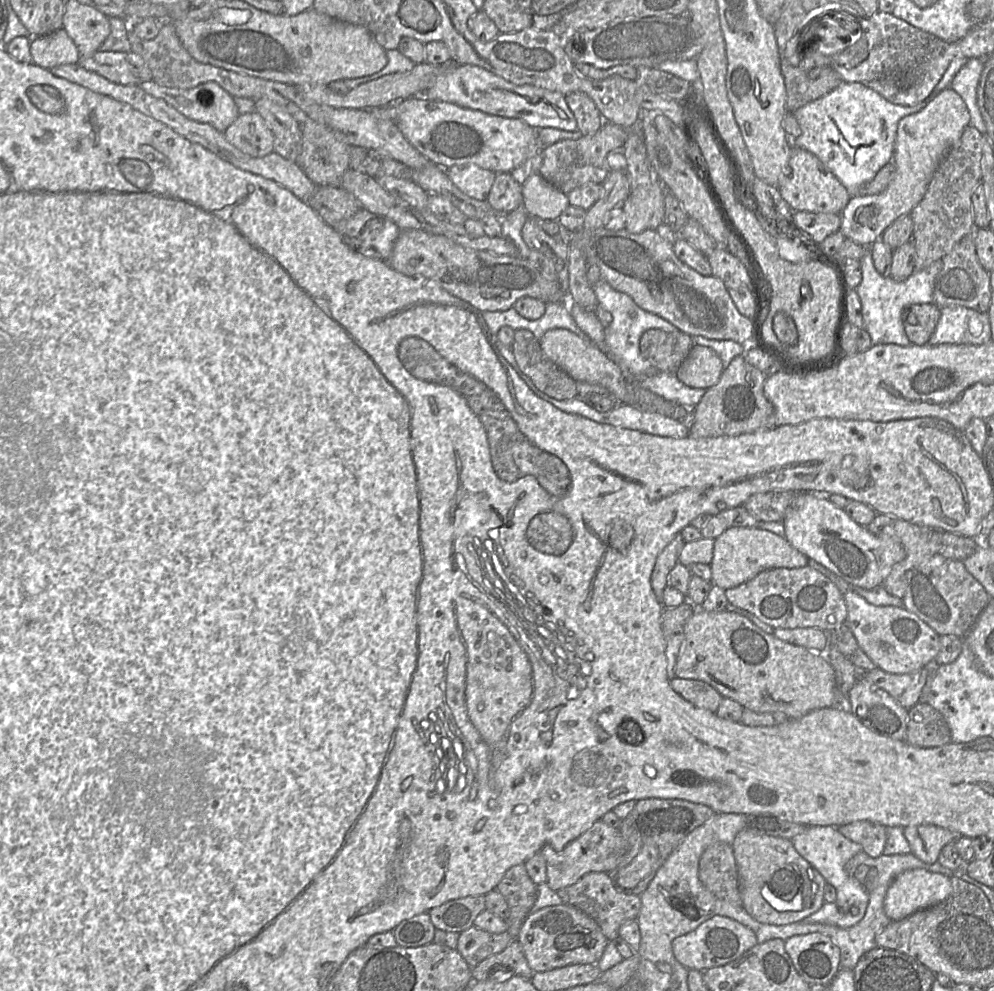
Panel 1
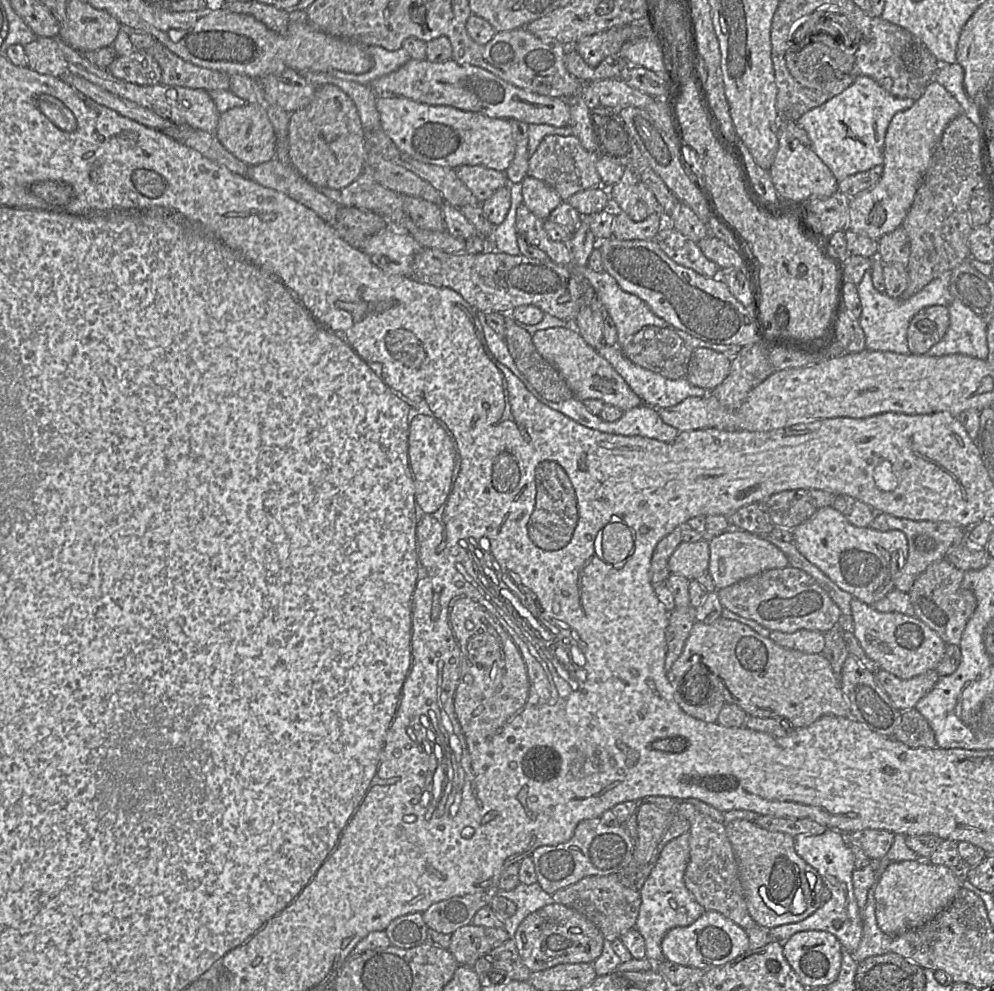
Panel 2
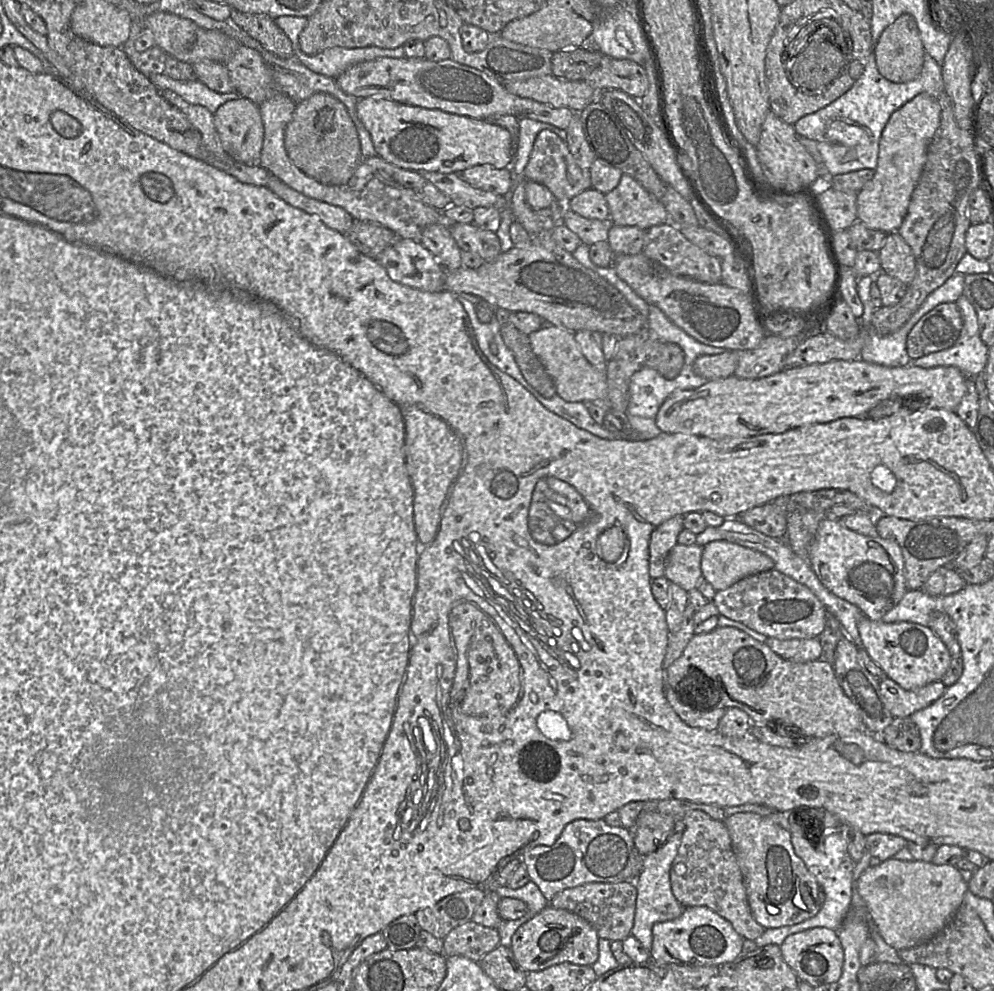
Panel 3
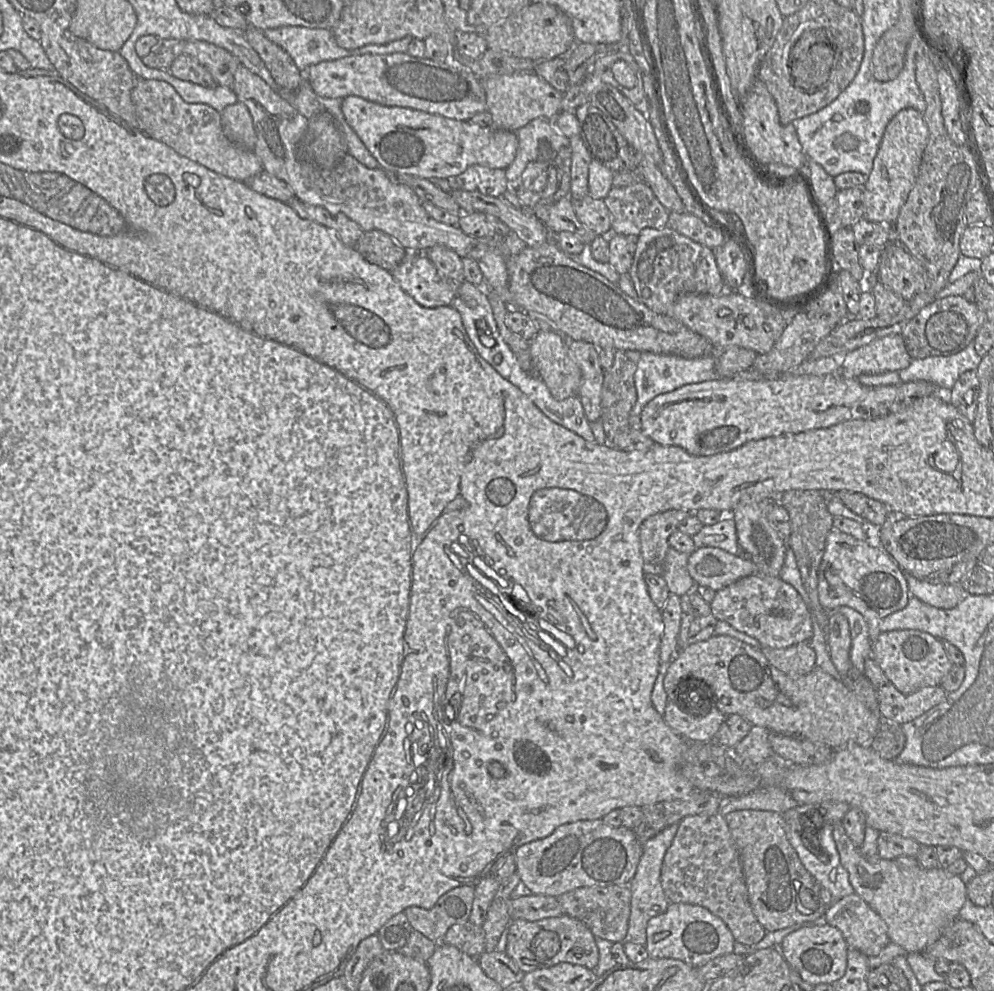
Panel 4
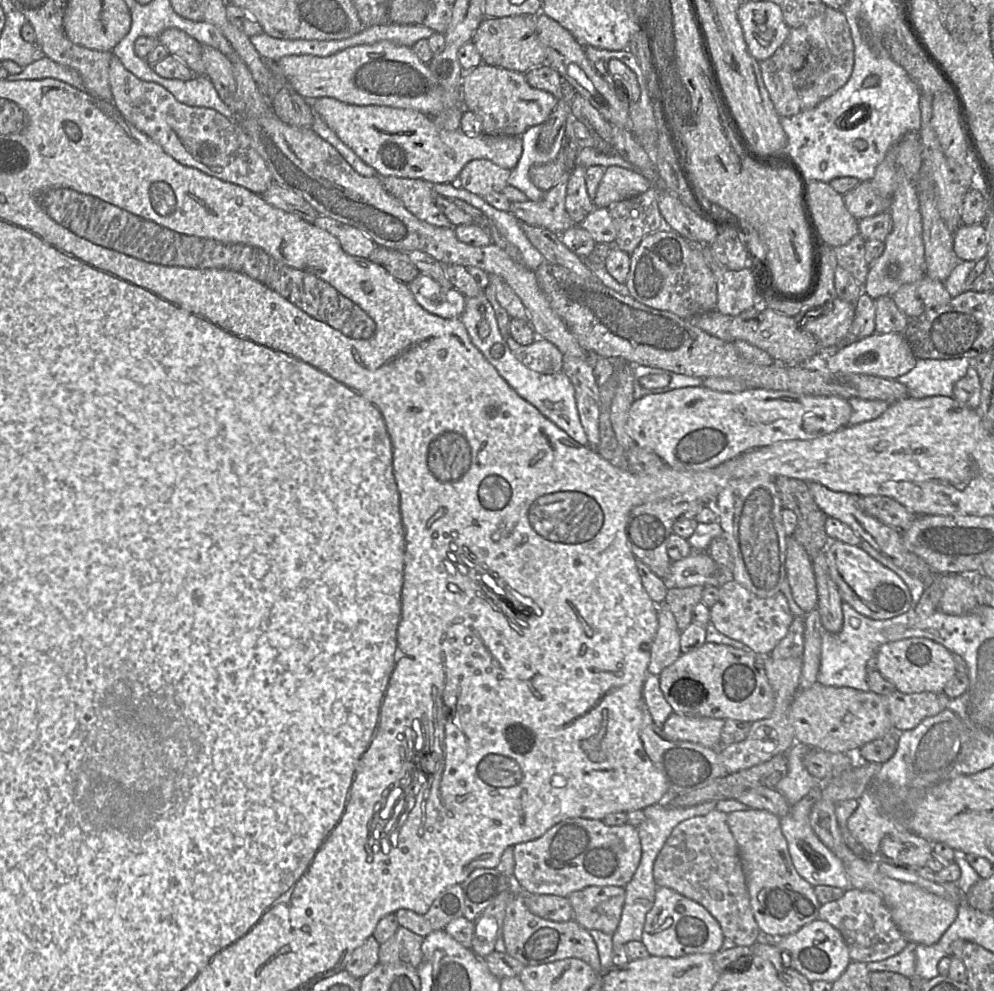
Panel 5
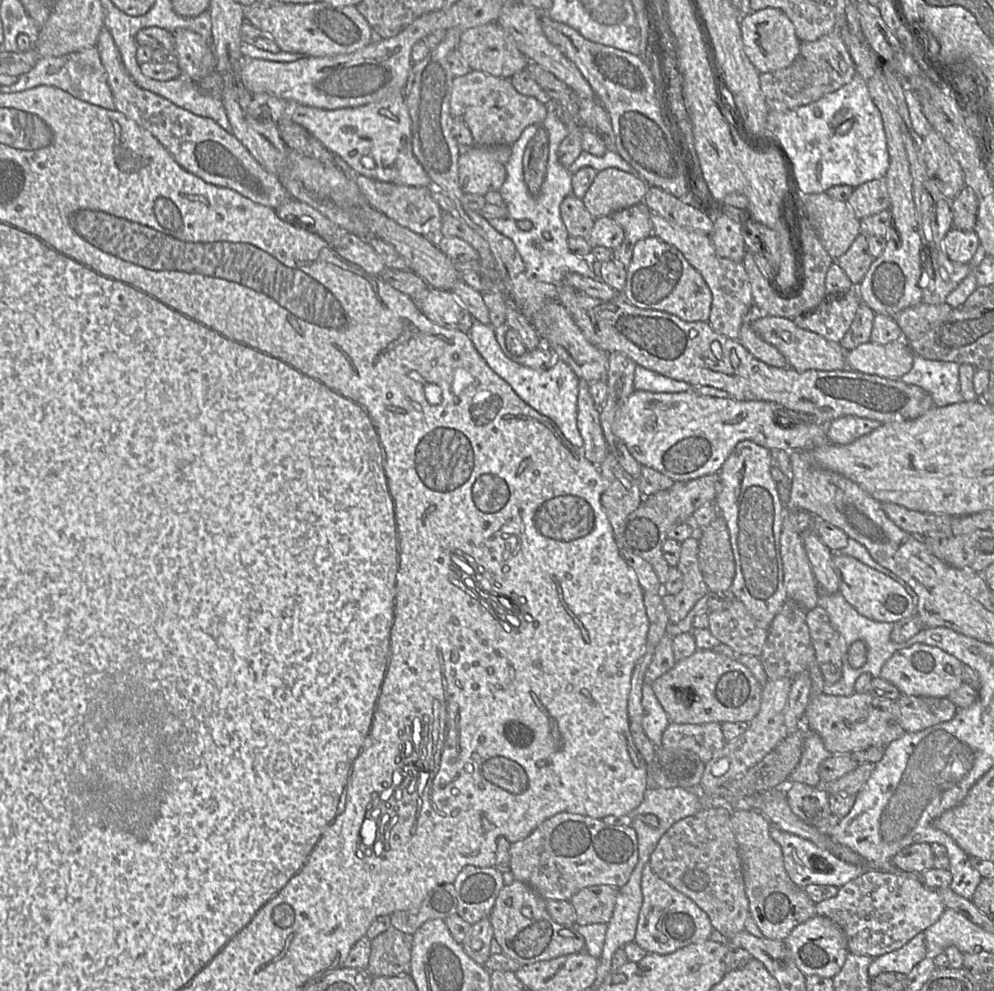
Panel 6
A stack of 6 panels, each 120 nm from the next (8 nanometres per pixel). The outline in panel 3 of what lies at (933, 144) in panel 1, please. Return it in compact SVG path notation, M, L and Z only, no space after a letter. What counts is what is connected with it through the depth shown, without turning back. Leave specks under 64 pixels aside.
M921 93L894 111L880 138L873 178L857 192L857 217L865 226L885 233L897 232L927 160L928 147L940 125L941 107L935 97Z

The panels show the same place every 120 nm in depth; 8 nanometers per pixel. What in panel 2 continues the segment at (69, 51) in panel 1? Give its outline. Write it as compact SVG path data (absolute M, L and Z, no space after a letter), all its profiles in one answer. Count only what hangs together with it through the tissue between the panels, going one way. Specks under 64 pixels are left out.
M36 37L23 46L30 69L45 75L61 77L68 71L68 63L55 38Z

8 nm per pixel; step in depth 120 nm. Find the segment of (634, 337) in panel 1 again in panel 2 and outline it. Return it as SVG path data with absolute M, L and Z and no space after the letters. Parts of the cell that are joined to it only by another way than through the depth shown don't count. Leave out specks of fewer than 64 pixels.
M586 266L584 277L594 288L603 309L617 329L617 345L621 346L645 326L668 327L669 324L654 314L636 295L624 291L605 270L595 272Z

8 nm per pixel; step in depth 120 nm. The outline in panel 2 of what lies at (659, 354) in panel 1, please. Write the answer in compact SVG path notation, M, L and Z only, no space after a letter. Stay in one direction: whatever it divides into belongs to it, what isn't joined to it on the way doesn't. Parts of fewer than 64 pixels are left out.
M645 326L621 346L630 361L669 379L686 376L693 350L671 326Z

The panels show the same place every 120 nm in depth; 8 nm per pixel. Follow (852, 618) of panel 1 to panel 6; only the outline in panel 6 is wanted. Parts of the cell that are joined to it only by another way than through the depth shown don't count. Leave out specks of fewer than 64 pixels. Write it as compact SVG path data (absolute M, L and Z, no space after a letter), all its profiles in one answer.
M922 643L895 652L882 666L880 677L896 686L901 695L944 698L962 683L963 663L944 650Z

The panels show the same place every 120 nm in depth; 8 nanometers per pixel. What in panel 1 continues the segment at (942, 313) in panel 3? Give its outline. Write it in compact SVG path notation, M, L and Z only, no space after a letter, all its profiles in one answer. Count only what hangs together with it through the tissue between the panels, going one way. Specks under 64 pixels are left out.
M934 303L906 306L901 314L904 330L914 345L926 345L936 329L941 309Z

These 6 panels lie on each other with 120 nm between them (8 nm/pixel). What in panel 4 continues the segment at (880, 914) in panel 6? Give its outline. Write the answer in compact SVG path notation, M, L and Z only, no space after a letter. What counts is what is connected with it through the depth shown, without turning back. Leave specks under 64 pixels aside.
M856 893L829 905L822 922L837 928L849 948L867 957L878 955L890 943L883 919Z

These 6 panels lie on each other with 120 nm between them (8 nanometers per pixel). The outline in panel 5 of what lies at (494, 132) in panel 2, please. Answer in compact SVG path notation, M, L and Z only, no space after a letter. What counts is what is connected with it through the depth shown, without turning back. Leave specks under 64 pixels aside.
M328 97L311 100L310 105L339 139L374 168L381 178L393 176L421 179L433 184L456 183L464 166L472 160L487 159L512 170L522 153L520 136L484 133L469 136L461 129L447 131L439 128L432 117L412 109L358 106Z

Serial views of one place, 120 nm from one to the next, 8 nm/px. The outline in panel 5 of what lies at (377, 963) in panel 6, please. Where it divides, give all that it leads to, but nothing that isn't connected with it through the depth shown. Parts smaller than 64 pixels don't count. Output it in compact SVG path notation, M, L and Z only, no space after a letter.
M399 926L396 933L381 944L378 963L383 965L411 965L415 969L422 961L422 943L424 938Z

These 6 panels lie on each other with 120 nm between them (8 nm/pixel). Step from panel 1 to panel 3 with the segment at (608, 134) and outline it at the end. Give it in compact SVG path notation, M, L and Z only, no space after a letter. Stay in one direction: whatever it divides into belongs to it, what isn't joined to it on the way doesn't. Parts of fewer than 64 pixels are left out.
M542 130L536 137L523 177L546 186L559 203L568 203L577 194L590 189L590 170L581 169L569 152L567 143L550 130Z

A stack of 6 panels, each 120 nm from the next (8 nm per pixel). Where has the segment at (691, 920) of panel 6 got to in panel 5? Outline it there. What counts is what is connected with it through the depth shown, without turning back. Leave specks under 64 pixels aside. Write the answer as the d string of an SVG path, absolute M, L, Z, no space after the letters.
M656 888L654 904L646 914L641 939L649 955L678 958L688 954L716 954L722 949L723 941L719 923L702 905L670 888Z

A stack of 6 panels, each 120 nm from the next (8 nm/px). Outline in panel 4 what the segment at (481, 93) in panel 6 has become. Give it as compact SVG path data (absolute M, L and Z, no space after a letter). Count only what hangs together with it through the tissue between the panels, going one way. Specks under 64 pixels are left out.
M533 71L490 76L481 79L486 96L486 111L492 116L492 127L517 131L536 118L559 114L564 93L559 92Z

